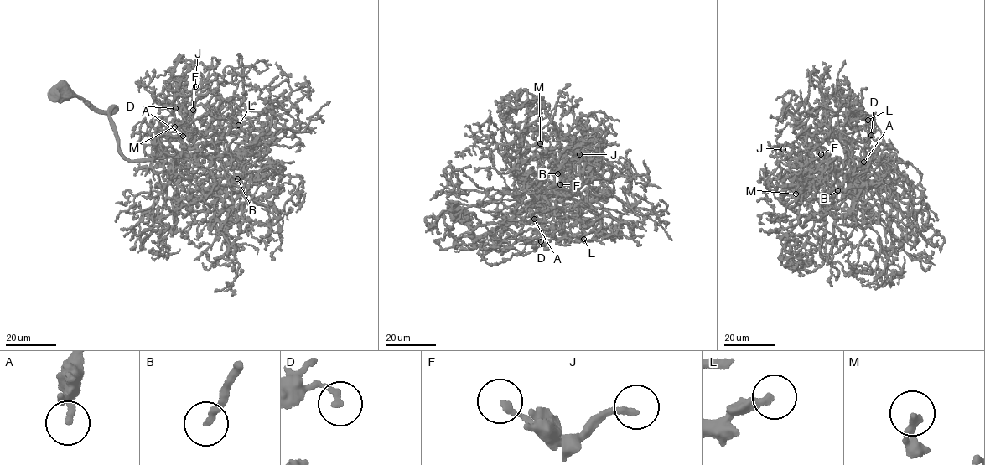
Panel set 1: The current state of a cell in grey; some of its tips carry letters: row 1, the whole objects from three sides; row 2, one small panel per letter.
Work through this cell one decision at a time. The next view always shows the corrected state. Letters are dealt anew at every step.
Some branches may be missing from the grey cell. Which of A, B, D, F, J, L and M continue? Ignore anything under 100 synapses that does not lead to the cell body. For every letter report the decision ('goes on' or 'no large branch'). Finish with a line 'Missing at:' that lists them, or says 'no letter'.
A: no large branch
B: goes on
D: no large branch
F: no large branch
J: goes on
L: no large branch
M: no large branch
Missing at: B, J

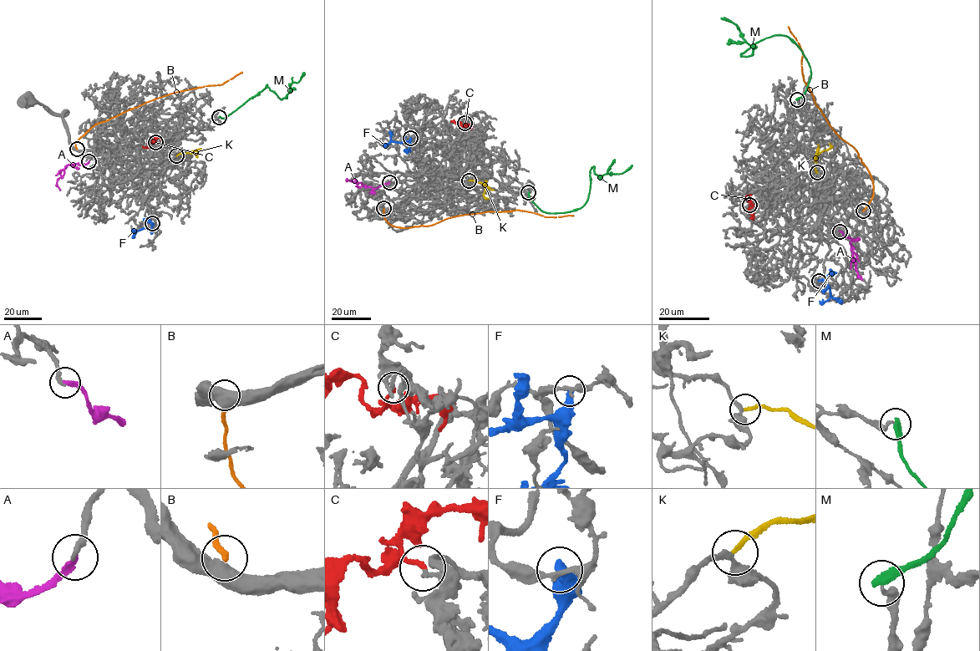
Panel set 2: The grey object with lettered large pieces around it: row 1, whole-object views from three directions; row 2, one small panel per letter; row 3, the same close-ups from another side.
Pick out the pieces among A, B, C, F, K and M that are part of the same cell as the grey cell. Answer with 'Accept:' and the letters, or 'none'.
Accept: A, C, K

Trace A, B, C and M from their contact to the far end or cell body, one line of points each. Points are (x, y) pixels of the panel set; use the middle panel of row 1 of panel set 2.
A: (389, 182), (373, 189), (360, 182), (347, 180)
B: (383, 208), (389, 224), (408, 227), (491, 211), (518, 210), (546, 217), (573, 216)
C: (464, 124), (462, 126), (460, 122), (451, 121)
M: (528, 192), (541, 211), (566, 212), (586, 201), (591, 167), (600, 175), (622, 173), (632, 165)

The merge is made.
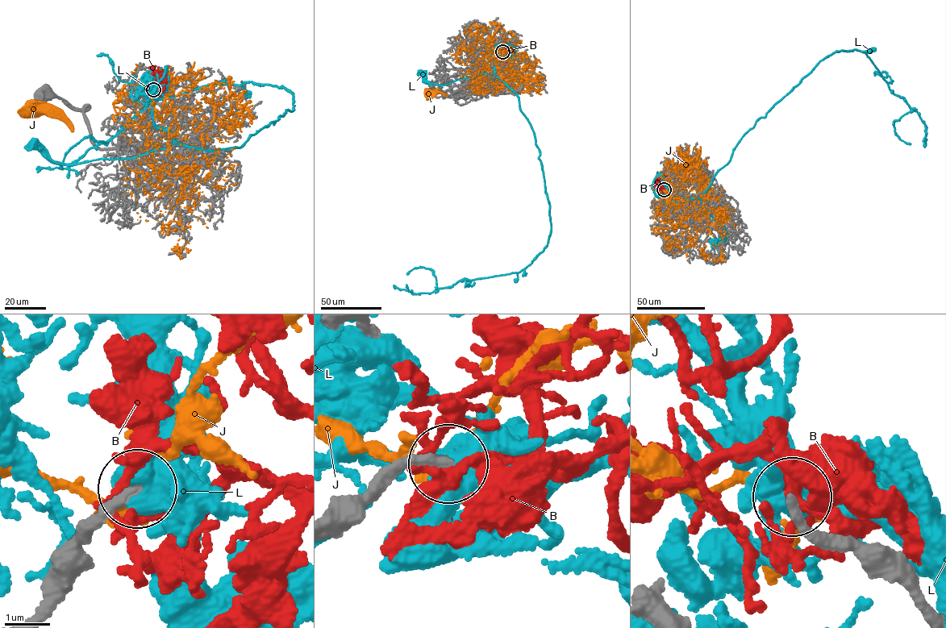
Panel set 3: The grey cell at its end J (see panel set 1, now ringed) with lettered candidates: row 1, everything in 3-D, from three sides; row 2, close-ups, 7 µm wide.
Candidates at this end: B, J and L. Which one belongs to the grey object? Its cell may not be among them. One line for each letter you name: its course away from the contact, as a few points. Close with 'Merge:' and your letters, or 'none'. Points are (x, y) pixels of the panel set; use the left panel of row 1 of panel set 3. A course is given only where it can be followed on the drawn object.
Merge: none

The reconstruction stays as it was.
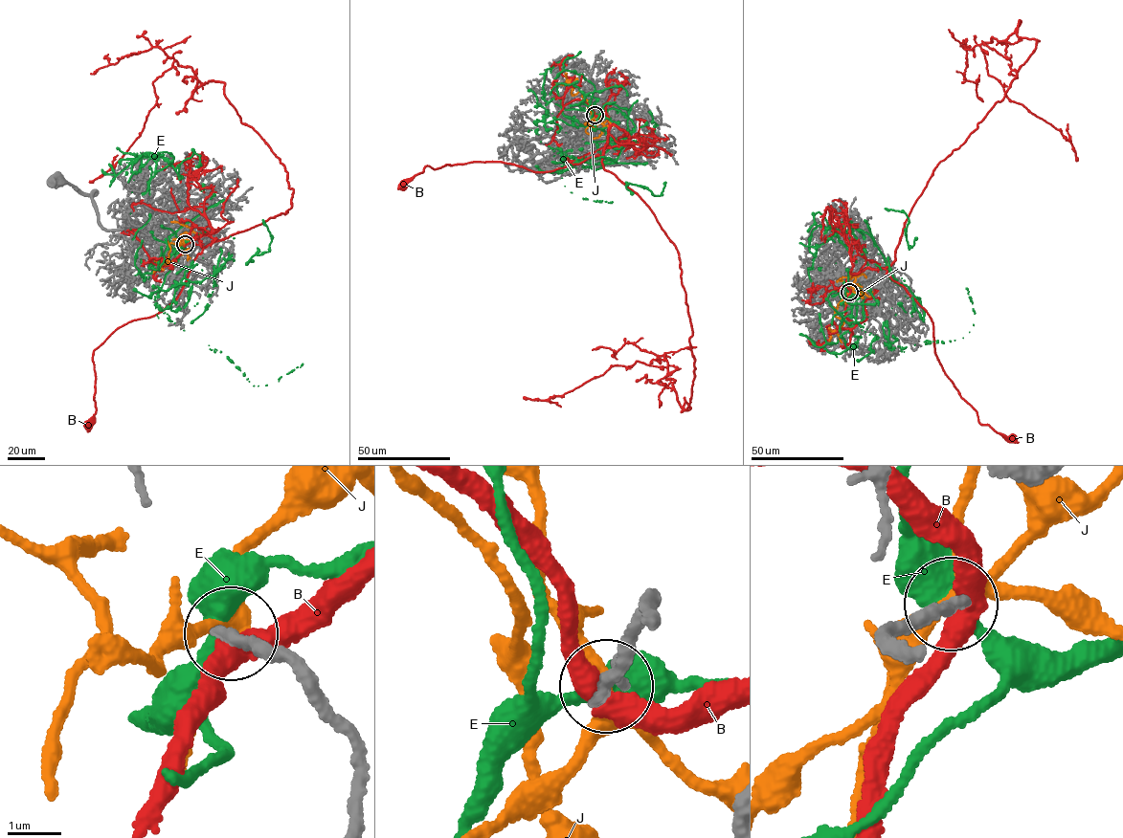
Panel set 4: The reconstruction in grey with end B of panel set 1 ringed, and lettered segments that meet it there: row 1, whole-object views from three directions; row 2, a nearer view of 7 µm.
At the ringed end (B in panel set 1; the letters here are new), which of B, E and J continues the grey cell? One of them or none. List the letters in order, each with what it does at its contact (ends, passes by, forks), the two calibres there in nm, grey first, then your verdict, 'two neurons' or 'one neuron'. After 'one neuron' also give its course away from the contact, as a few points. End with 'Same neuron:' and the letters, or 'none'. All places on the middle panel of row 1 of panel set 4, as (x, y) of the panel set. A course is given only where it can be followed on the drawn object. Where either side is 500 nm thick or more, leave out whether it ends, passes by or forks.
B: it passes by | 280/440 nm | two neurons
E: it passes by | 240/440 nm | two neurons
J: it forks | 240/280 nm | two neurons
Same neuron: none

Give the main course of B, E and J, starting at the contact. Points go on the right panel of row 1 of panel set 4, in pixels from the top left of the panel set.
B: (849, 292), (845, 284), (850, 276), (870, 267), (887, 270), (926, 311), (936, 355), (978, 422), (1013, 436)
E: (850, 292), (840, 223), (868, 230), (919, 300), (888, 262), (908, 217), (885, 209)
J: (850, 292), (835, 311), (842, 325), (831, 331), (829, 340)

